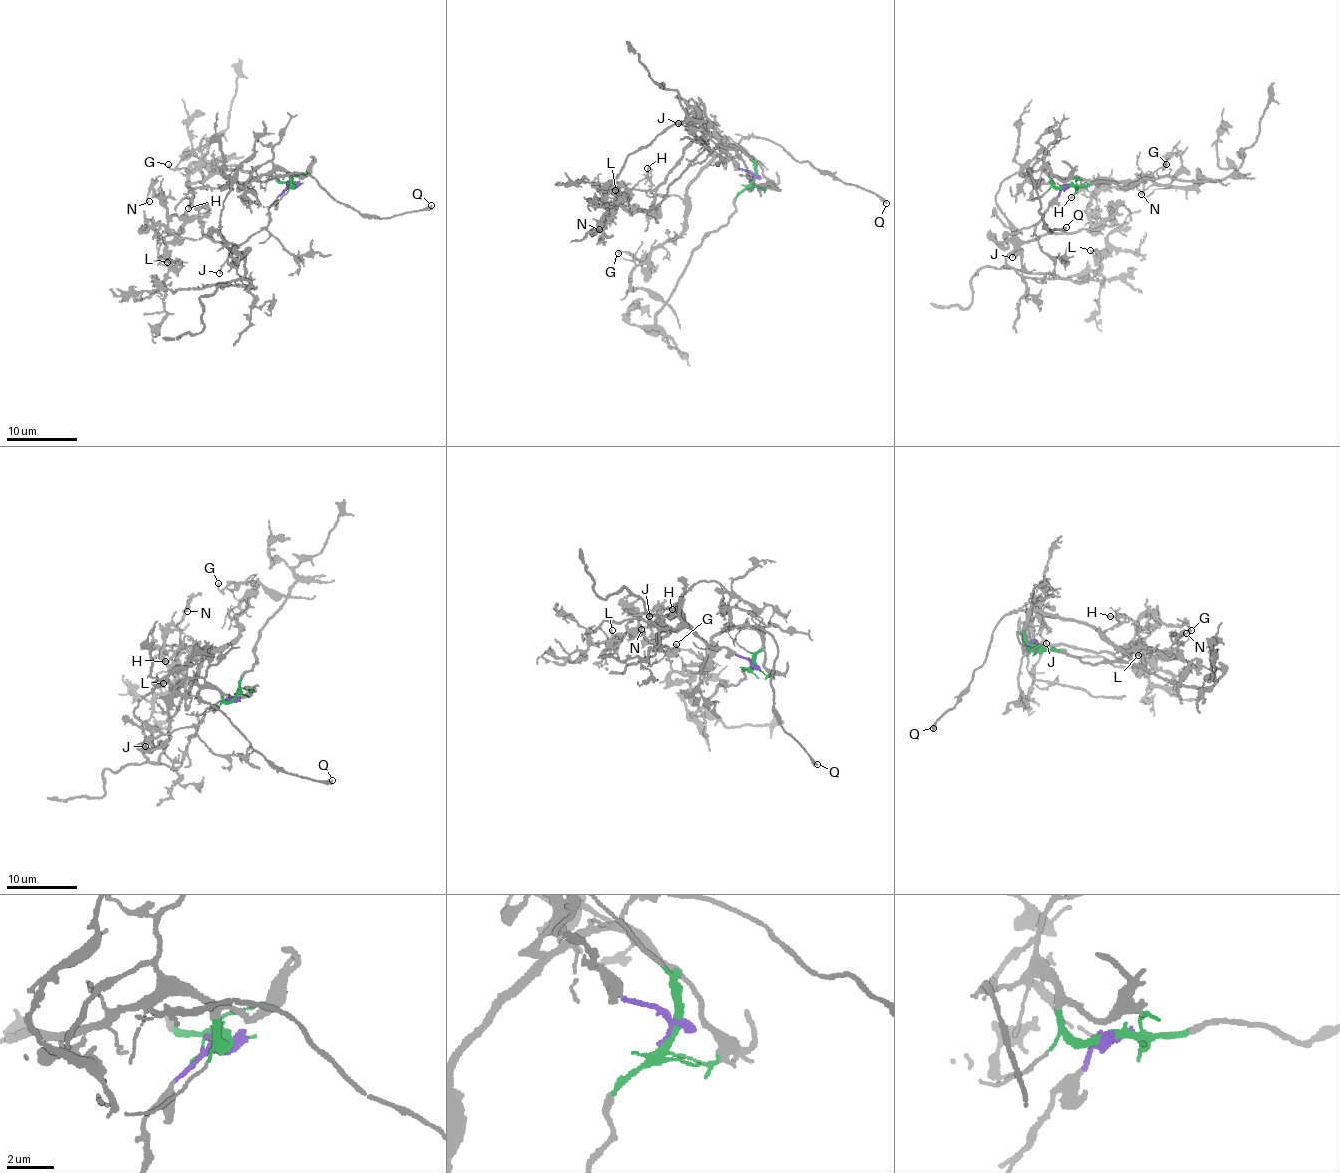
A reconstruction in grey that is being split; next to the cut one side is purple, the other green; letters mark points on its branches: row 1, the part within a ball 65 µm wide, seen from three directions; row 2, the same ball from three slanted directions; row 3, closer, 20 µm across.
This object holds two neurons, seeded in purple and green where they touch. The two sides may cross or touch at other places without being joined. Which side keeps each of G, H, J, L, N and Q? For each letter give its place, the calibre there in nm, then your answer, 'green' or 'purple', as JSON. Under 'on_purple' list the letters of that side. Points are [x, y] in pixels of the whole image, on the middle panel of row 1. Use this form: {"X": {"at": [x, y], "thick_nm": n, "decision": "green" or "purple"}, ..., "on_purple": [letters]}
{"G": {"at": [618, 253], "thick_nm": 130, "decision": "green"}, "H": {"at": [647, 168], "thick_nm": 180, "decision": "green"}, "J": {"at": [678, 123], "thick_nm": 80, "decision": "purple"}, "L": {"at": [615, 190], "thick_nm": 120, "decision": "purple"}, "N": {"at": [599, 229], "thick_nm": 160, "decision": "purple"}, "Q": {"at": [886, 203], "thick_nm": 300, "decision": "green"}, "on_purple": ["J", "L", "N"]}

